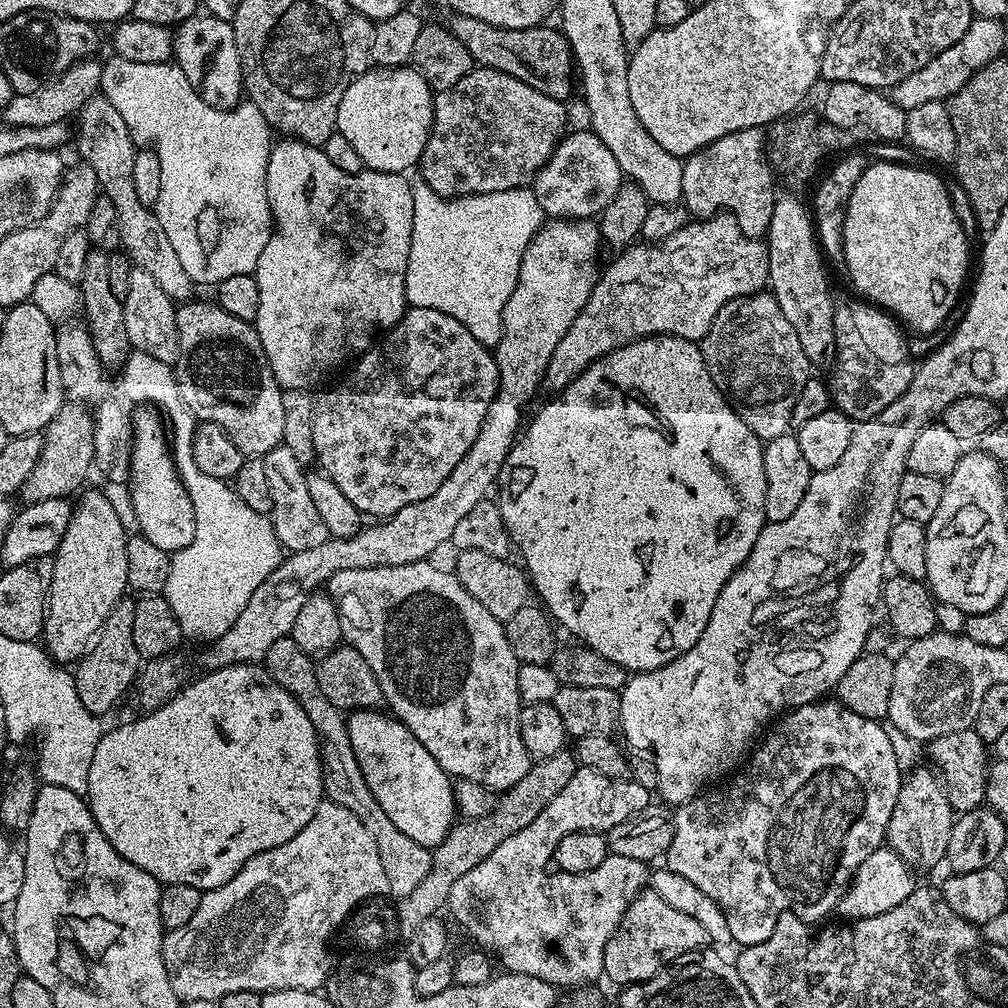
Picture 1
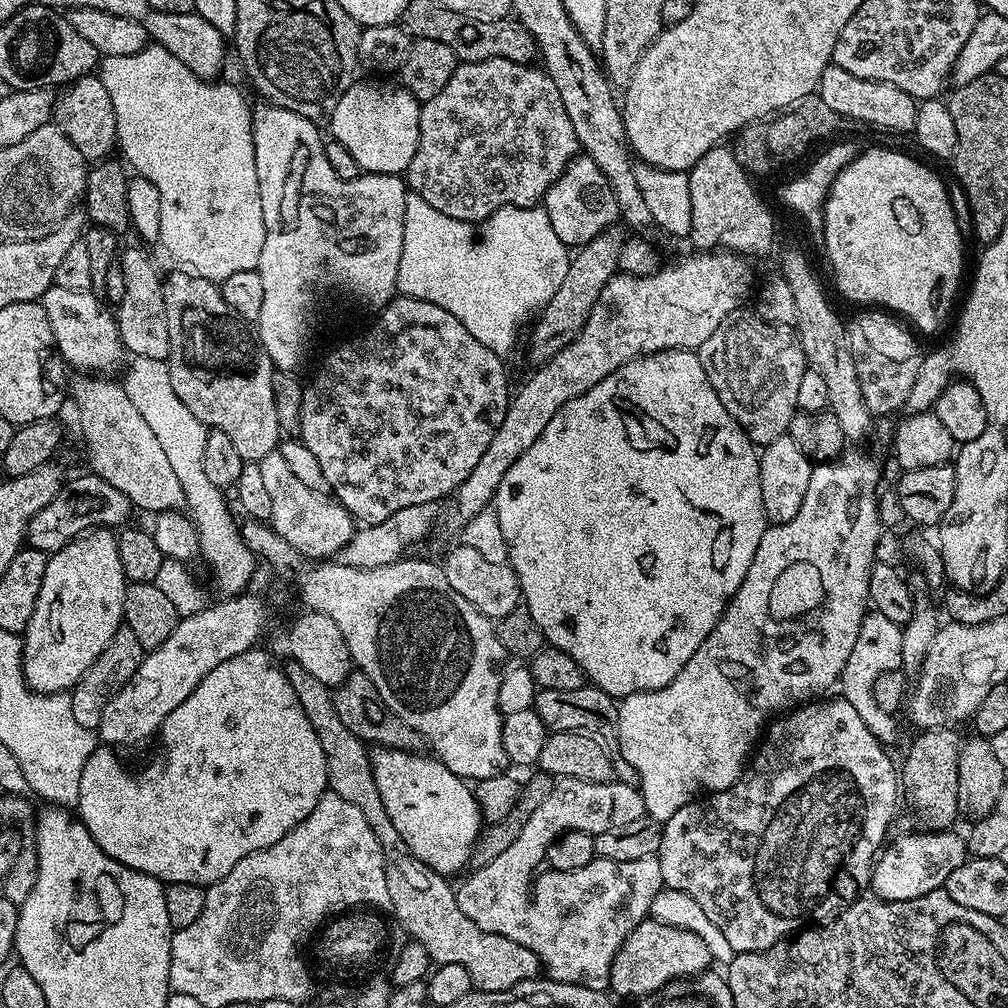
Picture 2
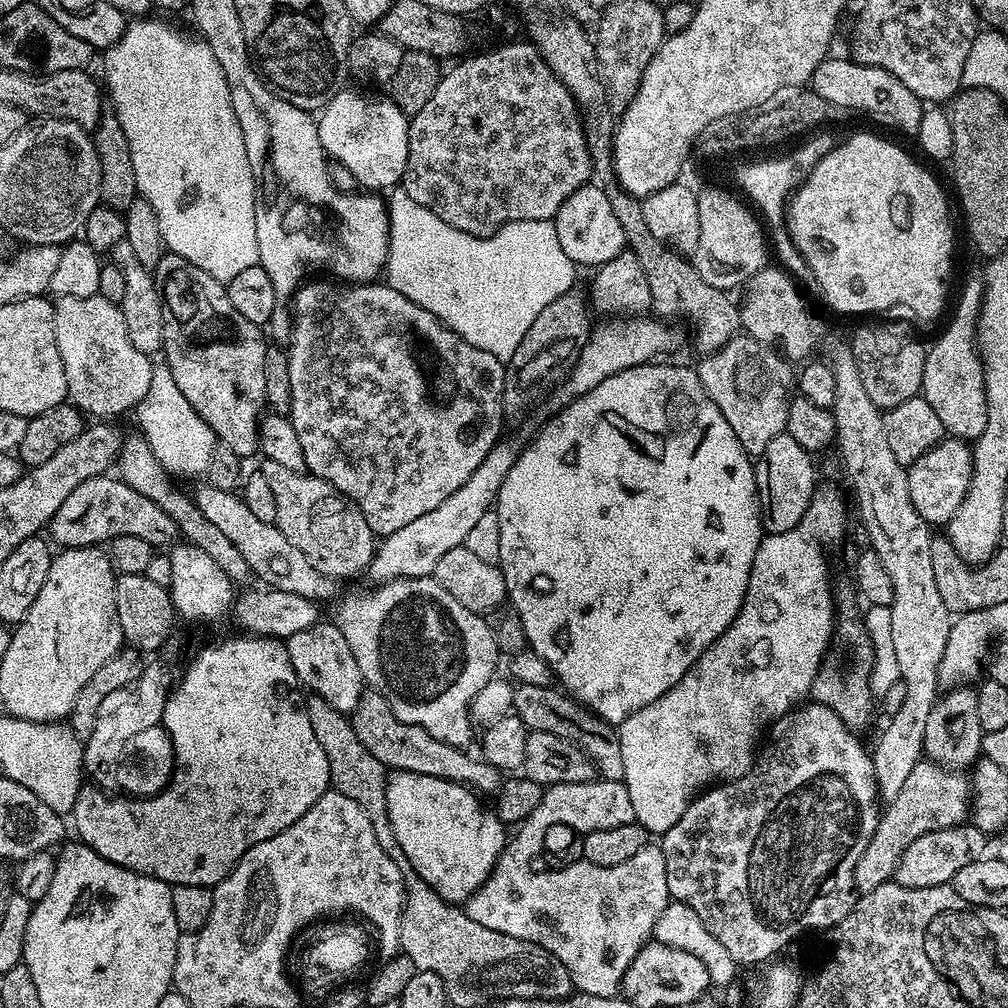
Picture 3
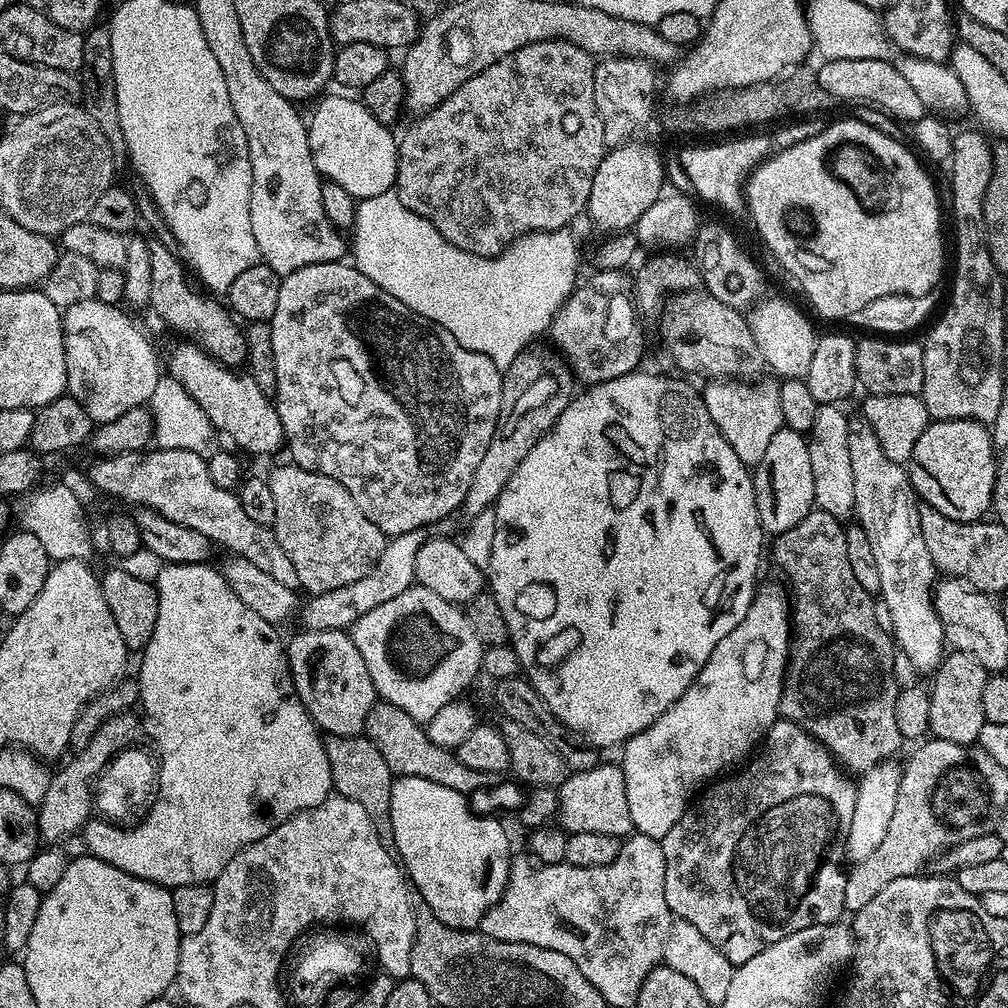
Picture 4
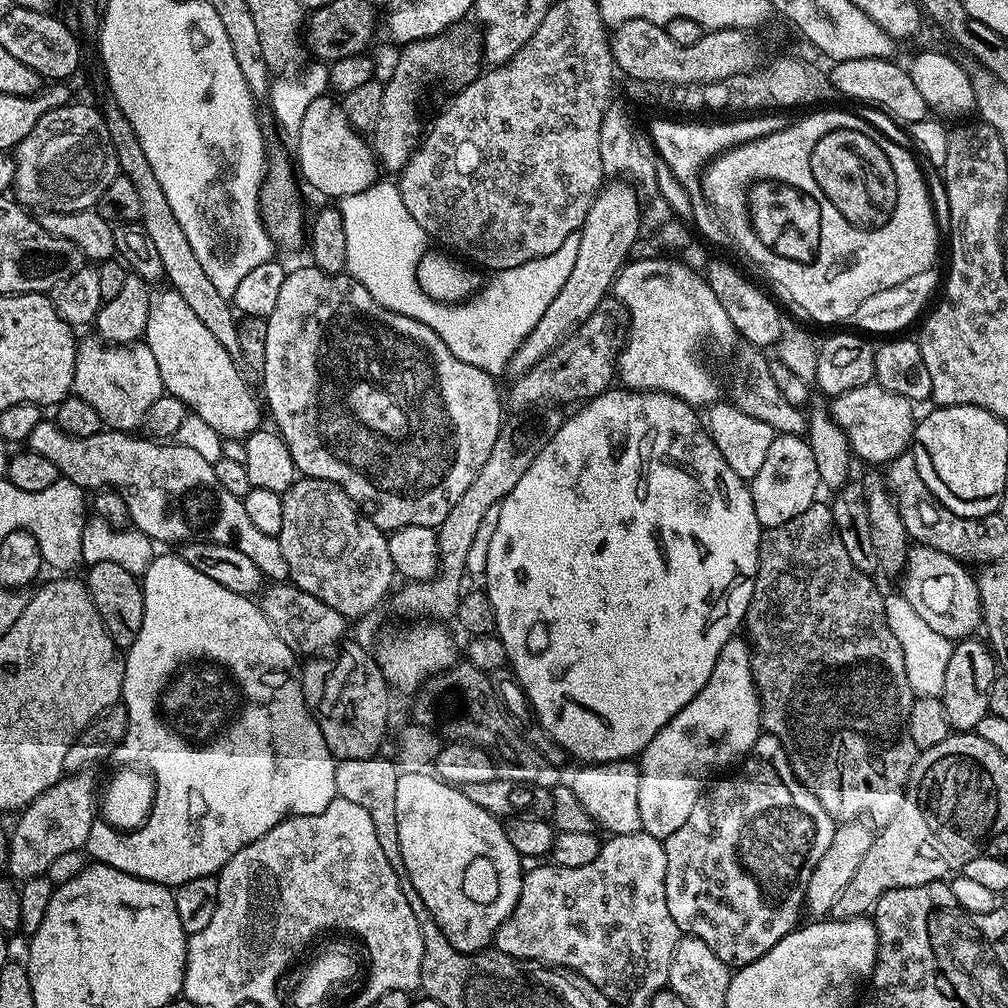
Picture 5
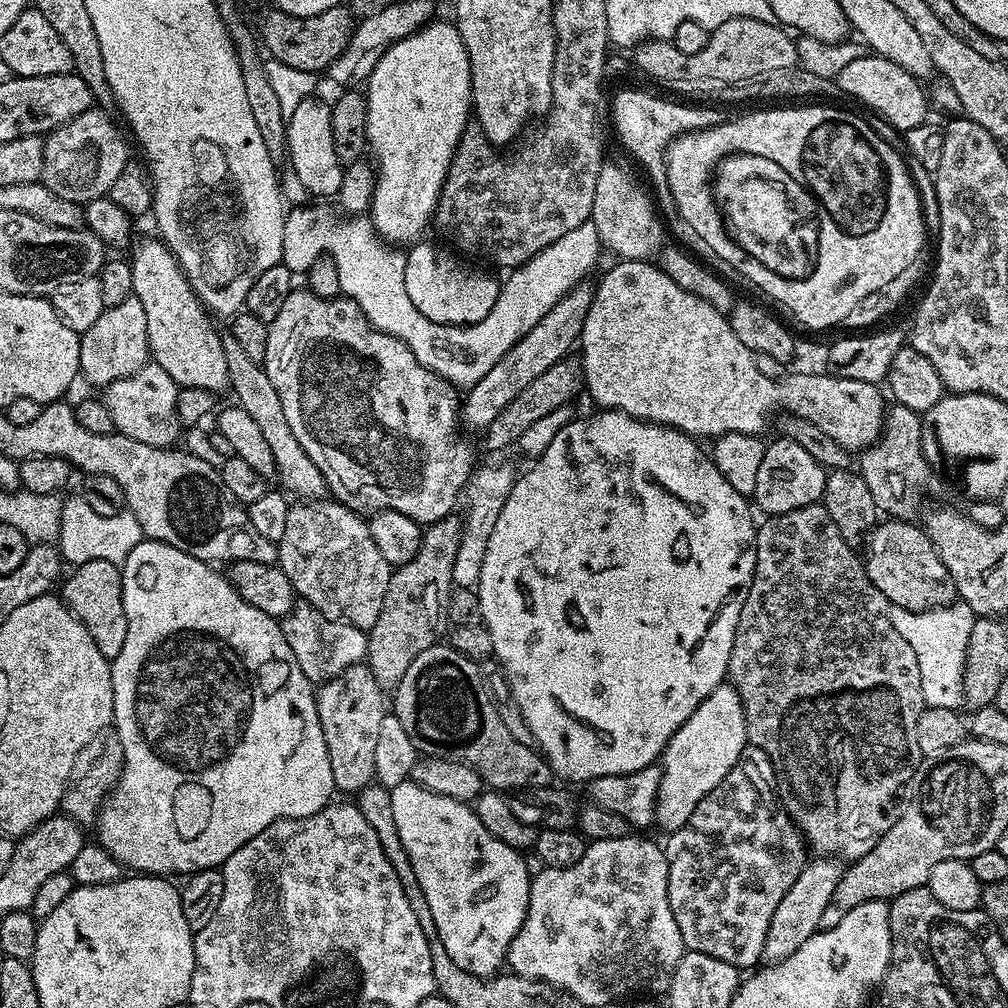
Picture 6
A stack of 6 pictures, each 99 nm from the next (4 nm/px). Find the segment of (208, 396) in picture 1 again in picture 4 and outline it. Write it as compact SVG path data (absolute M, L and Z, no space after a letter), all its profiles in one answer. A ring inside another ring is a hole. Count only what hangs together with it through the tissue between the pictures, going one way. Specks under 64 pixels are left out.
M152 242L148 246L150 250L150 290L152 291L151 311L156 311L174 331L184 335L181 337L199 344L208 355L219 360L221 364L243 365L248 358L244 337L245 329L221 301L221 305L216 301L219 299L215 295L205 294L199 287L192 288L191 282L188 281L189 273L181 257L179 255L176 257L168 247L169 245L164 242Z

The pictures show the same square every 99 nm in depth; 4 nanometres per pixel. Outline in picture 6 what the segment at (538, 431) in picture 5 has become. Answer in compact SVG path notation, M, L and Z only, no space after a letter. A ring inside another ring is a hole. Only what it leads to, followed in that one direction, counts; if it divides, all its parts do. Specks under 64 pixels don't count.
M456 518L439 520L427 525L420 538L420 549L405 564L399 565L386 586L378 622L367 629L366 663L374 674L374 682L385 690L394 690L402 682L402 674L410 662L430 646L441 643L440 636L449 631L448 603L454 591L454 558L458 555L461 521Z

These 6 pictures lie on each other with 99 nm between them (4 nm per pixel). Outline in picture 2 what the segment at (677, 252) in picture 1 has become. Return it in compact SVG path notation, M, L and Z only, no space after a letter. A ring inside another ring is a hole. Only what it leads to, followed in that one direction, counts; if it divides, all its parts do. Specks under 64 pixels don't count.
M692 250L689 256L680 256L673 264L657 267L645 276L617 274L606 282L590 318L579 334L558 354L535 369L536 373L511 393L506 418L490 438L486 454L478 458L478 466L470 470L466 482L454 493L456 512L461 521L474 518L478 510L495 501L498 482L534 446L538 434L546 430L546 422L578 394L586 394L606 374L618 370L626 362L649 352L686 348L698 350L730 313L737 311L748 295L753 295L752 268L747 259L727 250Z

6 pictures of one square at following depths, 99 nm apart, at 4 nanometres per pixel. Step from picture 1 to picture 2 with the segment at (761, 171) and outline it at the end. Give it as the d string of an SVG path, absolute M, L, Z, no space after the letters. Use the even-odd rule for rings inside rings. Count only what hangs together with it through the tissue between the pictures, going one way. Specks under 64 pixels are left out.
M728 146L712 148L689 168L690 240L700 250L727 250L745 258L764 256L776 240L776 220L768 204L756 193L752 180Z

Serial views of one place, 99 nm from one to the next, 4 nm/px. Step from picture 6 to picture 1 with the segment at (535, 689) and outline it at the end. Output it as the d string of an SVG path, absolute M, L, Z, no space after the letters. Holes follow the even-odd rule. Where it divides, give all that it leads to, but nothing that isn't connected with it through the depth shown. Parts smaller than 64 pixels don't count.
M644 336L640 340L634 340L631 344L606 354L600 360L595 360L586 370L582 370L582 374L578 374L578 378L571 380L561 392L555 393L549 400L552 401L549 404L542 405L537 410L536 417L532 421L530 421L531 419L527 421L526 427L521 431L500 471L498 481L500 496L498 495L498 503L500 513L502 514L502 522L508 531L508 537L512 539L513 549L517 553L520 551L520 556L524 559L522 568L527 573L535 595L540 595L538 597L539 603L543 605L549 617L561 629L564 627L572 635L569 637L575 638L585 648L593 648L598 654L602 654L602 658L622 666L630 674L658 670L662 666L674 662L674 658L678 658L686 650L690 650L690 646L694 646L694 642L698 642L702 630L706 630L706 622L710 622L710 610L714 610L714 602L718 602L718 594L722 594L722 586L726 586L726 582L734 574L734 570L738 570L742 566L742 562L746 562L750 550L754 550L754 542L758 542L758 534L763 530L766 523L764 519L764 511L766 510L764 444L756 437L754 430L750 430L750 426L746 426L746 422L742 422L742 418L732 409L728 404L727 398L718 390L718 386L714 386L714 382L710 378L710 370L706 370L704 356L700 353L699 343L686 338L678 338L677 336Z

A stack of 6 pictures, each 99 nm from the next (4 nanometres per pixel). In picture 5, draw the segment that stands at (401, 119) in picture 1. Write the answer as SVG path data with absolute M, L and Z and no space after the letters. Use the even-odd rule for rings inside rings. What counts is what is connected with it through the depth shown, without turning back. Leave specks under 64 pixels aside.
M322 95L307 107L294 147L294 160L305 185L308 183L314 191L324 196L343 198L358 194L377 183L378 161L369 141L353 128L343 107L337 101L335 104L331 98L331 95Z

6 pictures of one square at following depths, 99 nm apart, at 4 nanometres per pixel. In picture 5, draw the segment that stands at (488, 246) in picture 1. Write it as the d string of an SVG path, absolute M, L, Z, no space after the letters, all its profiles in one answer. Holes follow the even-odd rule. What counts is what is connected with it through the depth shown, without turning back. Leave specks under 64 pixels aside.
M381 179L379 182L372 184L366 190L362 190L358 194L350 194L343 197L339 201L338 207L342 214L342 226L346 226L346 272L347 275L353 276L358 282L362 282L362 286L366 286L366 290L370 290L370 294L374 297L374 302L378 302L382 306L386 306L386 310L394 310L398 314L406 314L406 318L414 318L418 322L422 322L426 326L430 326L430 330L434 330L434 334L438 334L438 338L442 338L442 342L446 342L446 346L450 350L450 354L454 354L454 358L462 358L462 362L470 362L470 366L478 366L482 370L493 374L503 373L507 369L510 358L514 354L514 350L518 350L518 346L526 338L534 326L538 326L538 320L542 318L542 314L546 314L546 306L550 306L550 302L554 302L554 297L558 294L558 290L562 290L566 277L569 276L571 268L574 266L575 260L578 258L578 244L580 242L580 233L570 234L570 238L566 238L566 242L562 242L562 246L558 246L558 250L554 250L554 254L546 254L542 258L534 258L530 262L522 262L522 266L514 266L510 270L502 270L495 273L491 277L492 281L485 283L480 291L475 293L471 298L459 304L440 304L436 300L431 300L422 290L422 286L418 286L418 262L423 258L426 249L429 247L430 238L422 230L422 226L418 226L418 222L414 222L414 218L410 218L410 210L406 210L406 206L402 202L402 194L400 193L399 183Z

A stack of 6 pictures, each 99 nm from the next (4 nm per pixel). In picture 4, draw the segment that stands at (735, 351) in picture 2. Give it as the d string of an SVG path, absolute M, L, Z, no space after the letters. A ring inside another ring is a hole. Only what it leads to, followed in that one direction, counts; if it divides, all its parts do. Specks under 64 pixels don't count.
M725 378L719 382L705 383L705 388L702 388L704 405L706 410L710 410L710 418L714 418L714 426L718 426L722 438L730 442L734 454L738 454L738 458L742 458L742 462L749 466L762 462L770 438L774 438L774 434L784 427L782 406L778 406L780 385L775 379L769 379L761 384L748 384L752 382Z

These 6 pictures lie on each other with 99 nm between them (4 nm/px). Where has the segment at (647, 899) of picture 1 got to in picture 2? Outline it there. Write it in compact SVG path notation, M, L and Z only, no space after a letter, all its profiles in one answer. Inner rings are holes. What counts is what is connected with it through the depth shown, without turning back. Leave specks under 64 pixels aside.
M647 918L630 930L614 955L609 985L617 997L639 998L657 992L659 988L665 988L674 980L699 976L700 973L709 971L712 963L710 950L706 950L706 942L702 942L698 934L690 934L678 926Z

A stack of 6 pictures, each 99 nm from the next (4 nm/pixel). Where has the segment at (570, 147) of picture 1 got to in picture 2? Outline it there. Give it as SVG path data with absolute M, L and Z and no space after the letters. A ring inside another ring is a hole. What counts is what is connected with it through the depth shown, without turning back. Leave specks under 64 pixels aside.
M585 154L572 157L564 167L563 174L548 188L542 206L550 218L550 226L554 226L554 234L558 234L565 246L579 246L590 242L600 232L613 227L620 214L614 190L610 190L610 182L606 182L606 174L598 170L598 162Z

